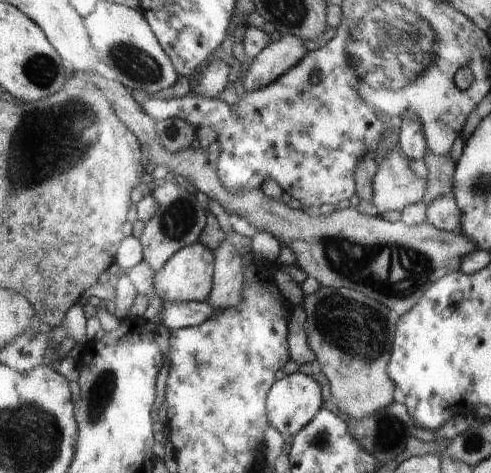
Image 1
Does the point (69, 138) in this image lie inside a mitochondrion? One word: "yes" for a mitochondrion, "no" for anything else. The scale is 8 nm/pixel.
yes

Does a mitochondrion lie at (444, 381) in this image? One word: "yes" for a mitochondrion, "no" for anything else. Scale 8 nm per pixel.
no

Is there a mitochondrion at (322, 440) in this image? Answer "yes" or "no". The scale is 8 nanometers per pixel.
yes

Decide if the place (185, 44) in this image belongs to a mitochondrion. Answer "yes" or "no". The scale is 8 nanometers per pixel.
no

